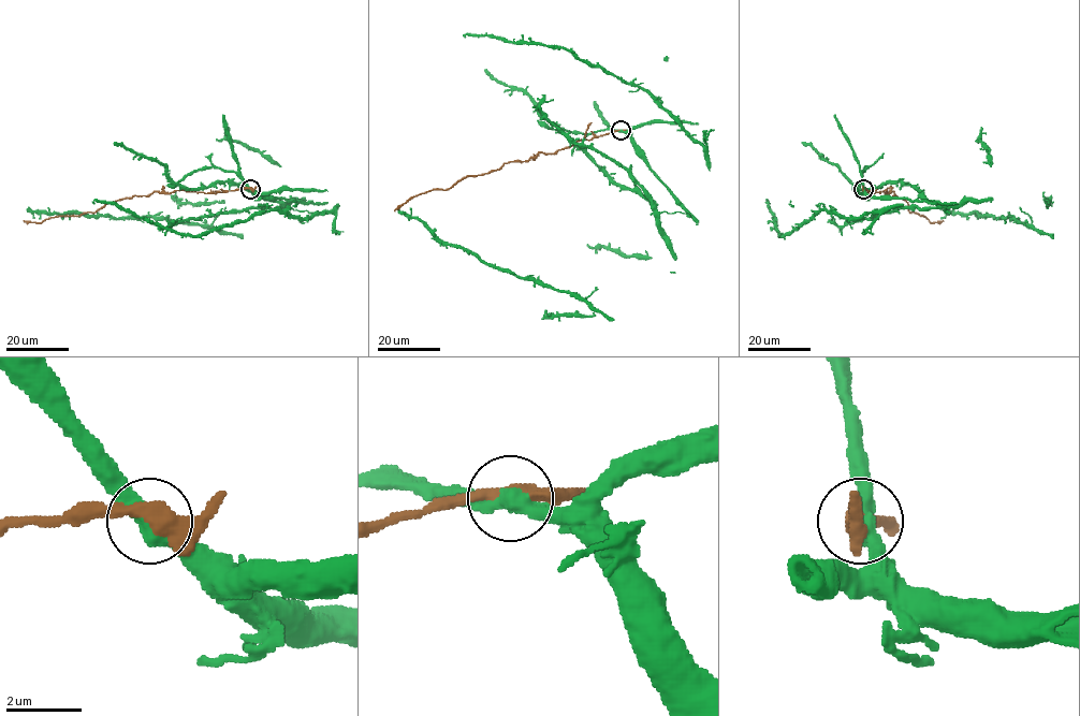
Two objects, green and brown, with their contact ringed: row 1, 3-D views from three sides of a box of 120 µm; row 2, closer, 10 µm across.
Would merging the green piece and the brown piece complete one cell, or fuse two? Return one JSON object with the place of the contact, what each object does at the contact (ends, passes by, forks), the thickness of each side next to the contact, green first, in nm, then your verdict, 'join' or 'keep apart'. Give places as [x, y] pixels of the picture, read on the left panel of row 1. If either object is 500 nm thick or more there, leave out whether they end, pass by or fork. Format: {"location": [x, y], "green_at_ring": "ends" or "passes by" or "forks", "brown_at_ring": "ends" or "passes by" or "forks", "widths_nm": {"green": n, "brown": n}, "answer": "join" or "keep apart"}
{"location": [250, 189], "green_at_ring": "passes by", "brown_at_ring": "passes by", "widths_nm": {"green": 440, "brown": 440}, "answer": "keep apart"}

